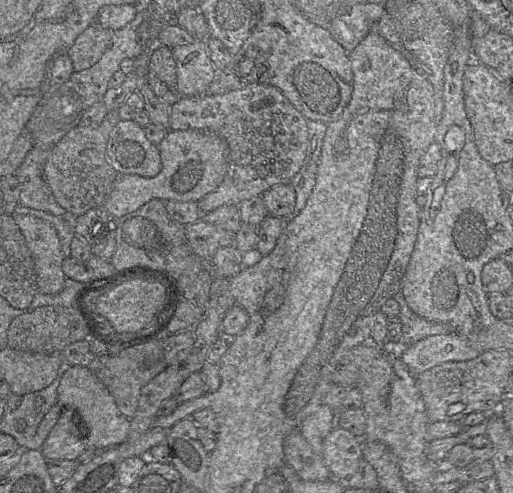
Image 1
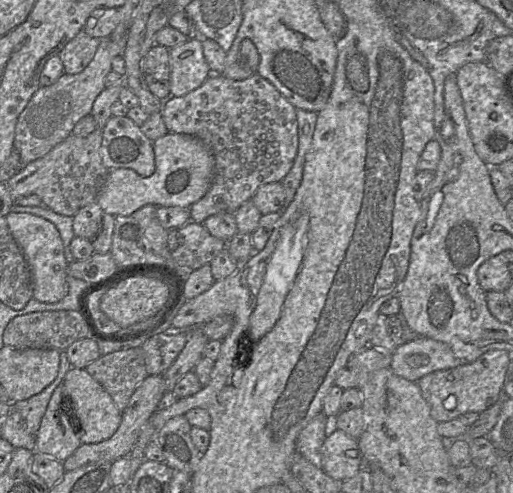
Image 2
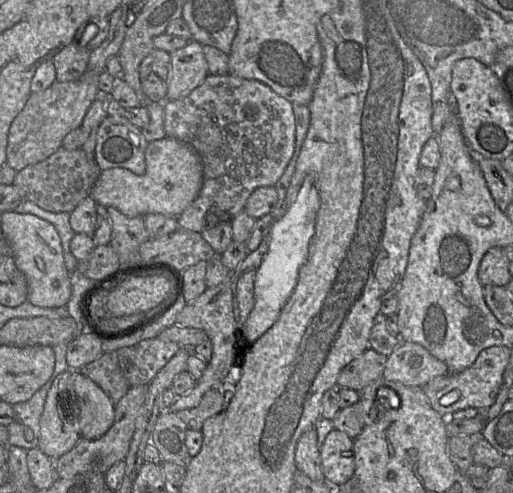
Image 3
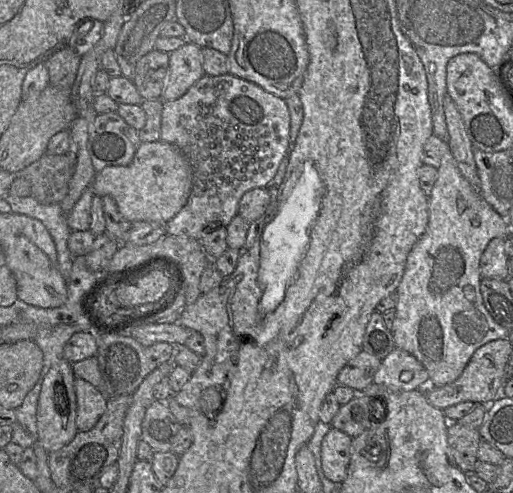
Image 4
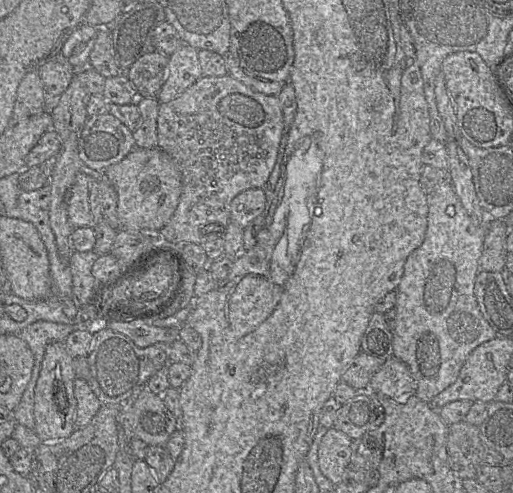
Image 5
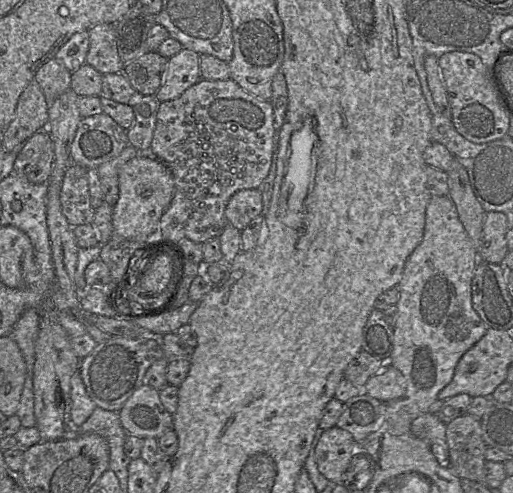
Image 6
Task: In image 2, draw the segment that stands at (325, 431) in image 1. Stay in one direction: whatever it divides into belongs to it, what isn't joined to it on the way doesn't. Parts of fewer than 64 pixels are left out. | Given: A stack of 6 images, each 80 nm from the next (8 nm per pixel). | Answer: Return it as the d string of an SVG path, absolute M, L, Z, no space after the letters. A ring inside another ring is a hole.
M322 412L314 417L298 434L296 451L318 468L322 468L321 448L326 439L327 416Z

